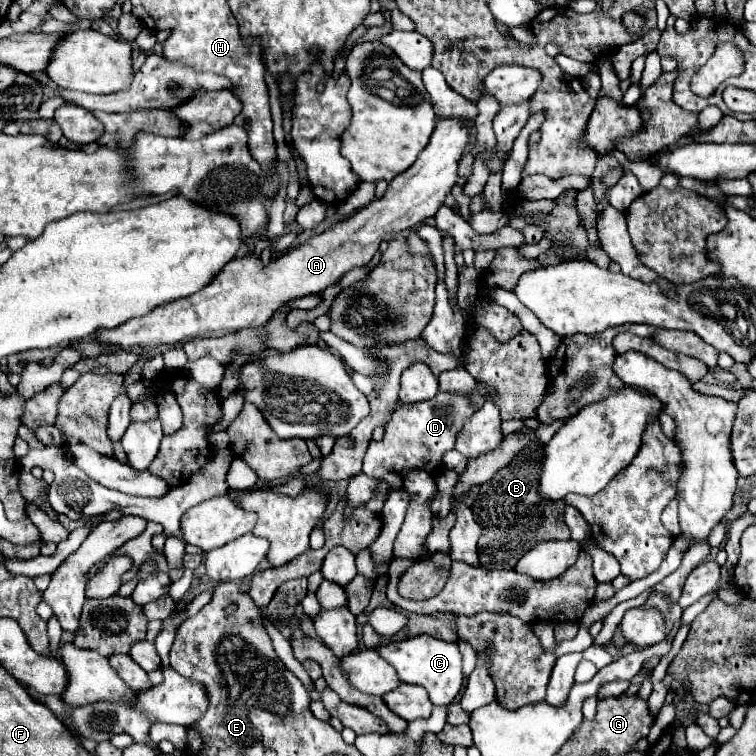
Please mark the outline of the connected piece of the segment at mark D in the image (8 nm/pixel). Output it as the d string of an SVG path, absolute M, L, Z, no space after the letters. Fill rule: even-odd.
M438 392L428 402L416 406L396 404L396 410L388 418L382 440L371 440L364 456L364 474L386 482L392 490L406 490L410 494L410 506L406 520L394 542L396 558L430 558L426 548L426 536L432 532L432 496L436 494L436 470L442 468L442 456L454 448L456 436L464 424L474 416L476 406L466 394Z

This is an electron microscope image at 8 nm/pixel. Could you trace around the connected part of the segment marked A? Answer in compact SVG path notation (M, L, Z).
M442 116L430 138L430 144L424 148L410 170L390 182L382 198L372 200L356 214L336 222L308 242L290 248L282 256L272 258L268 264L264 264L258 254L244 254L232 260L224 272L204 290L198 290L188 298L156 306L156 310L148 312L146 316L130 318L112 330L98 328L94 332L94 342L100 346L116 348L110 352L128 350L132 346L150 350L160 344L176 344L196 336L206 336L208 332L238 332L242 328L264 326L284 304L302 296L320 294L328 286L336 284L348 270L366 266L382 240L388 240L394 234L420 224L424 218L434 216L450 190L456 186L458 162L470 144L468 134L470 120Z

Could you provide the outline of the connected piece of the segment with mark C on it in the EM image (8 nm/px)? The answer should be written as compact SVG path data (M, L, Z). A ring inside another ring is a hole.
M420 636L420 638L406 638L400 642L392 642L388 646L380 646L376 652L380 652L380 656L396 668L402 682L424 686L434 706L452 704L462 690L464 674L462 674L462 654L458 650L458 644Z

